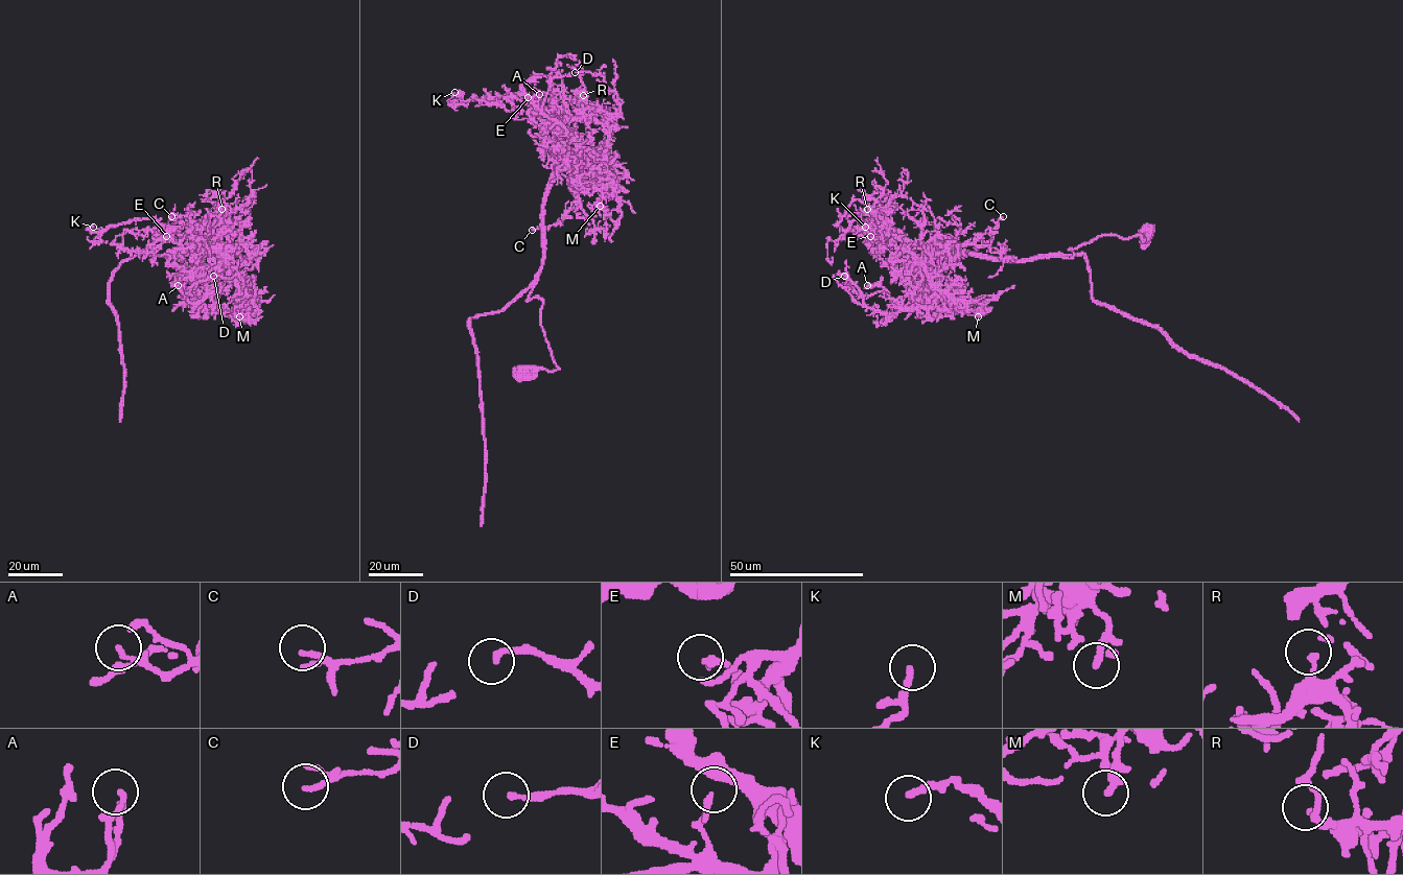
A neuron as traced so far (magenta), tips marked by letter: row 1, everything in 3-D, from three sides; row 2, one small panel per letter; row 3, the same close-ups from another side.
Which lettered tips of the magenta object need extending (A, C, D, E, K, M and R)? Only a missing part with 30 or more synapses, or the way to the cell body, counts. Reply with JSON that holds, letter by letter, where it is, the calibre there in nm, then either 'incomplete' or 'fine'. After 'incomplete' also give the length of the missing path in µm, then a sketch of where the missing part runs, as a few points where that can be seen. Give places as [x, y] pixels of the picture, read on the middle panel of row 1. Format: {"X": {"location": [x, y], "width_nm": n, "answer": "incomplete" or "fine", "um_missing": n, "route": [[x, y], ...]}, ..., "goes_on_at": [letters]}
{"A": {"location": [539, 94], "width_nm": 160, "answer": "fine"}, "C": {"location": [532, 230], "width_nm": 110, "answer": "fine"}, "D": {"location": [575, 72], "width_nm": 200, "answer": "fine"}, "E": {"location": [528, 97], "width_nm": 200, "answer": "fine"}, "K": {"location": [454, 92], "width_nm": 200, "answer": "fine"}, "M": {"location": [600, 206], "width_nm": 160, "answer": "fine"}, "R": {"location": [583, 95], "width_nm": 180, "answer": "fine"}, "goes_on_at": []}

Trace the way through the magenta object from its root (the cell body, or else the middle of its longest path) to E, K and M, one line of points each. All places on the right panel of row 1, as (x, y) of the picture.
E: (1146, 232), (1102, 235), (1070, 258), (1031, 259), (918, 245), (881, 223), (870, 236)
K: (1146, 232), (1100, 236), (1070, 258), (999, 259), (865, 227)
M: (1146, 232), (1100, 236), (1070, 258), (999, 259), (931, 244), (928, 276), (961, 308), (978, 304), (978, 316)

